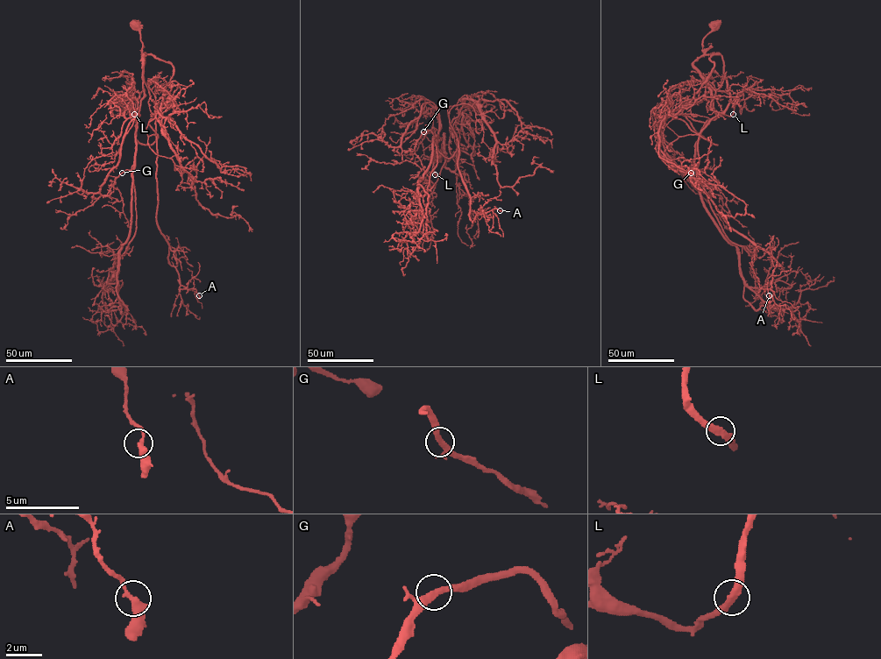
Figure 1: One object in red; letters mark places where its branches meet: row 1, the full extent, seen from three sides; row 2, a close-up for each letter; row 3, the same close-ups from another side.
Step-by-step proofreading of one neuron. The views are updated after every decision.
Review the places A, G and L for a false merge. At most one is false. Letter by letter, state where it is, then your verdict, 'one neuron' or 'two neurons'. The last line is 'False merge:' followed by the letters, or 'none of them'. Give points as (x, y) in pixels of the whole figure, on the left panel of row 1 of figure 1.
A: place (199, 295); one neuron
G: place (122, 173); one neuron
L: place (134, 114); one neuron
False merge: none of them

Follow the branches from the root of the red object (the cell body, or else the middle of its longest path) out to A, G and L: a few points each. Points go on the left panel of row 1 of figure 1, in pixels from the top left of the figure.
A: (135, 25), (142, 44), (143, 78), (156, 109), (156, 223), (180, 284), (199, 295)
G: (135, 25), (139, 30), (142, 44), (144, 96), (136, 117), (134, 164), (131, 170), (122, 173)
L: (135, 25), (139, 30), (142, 44), (145, 90), (136, 102), (134, 114)

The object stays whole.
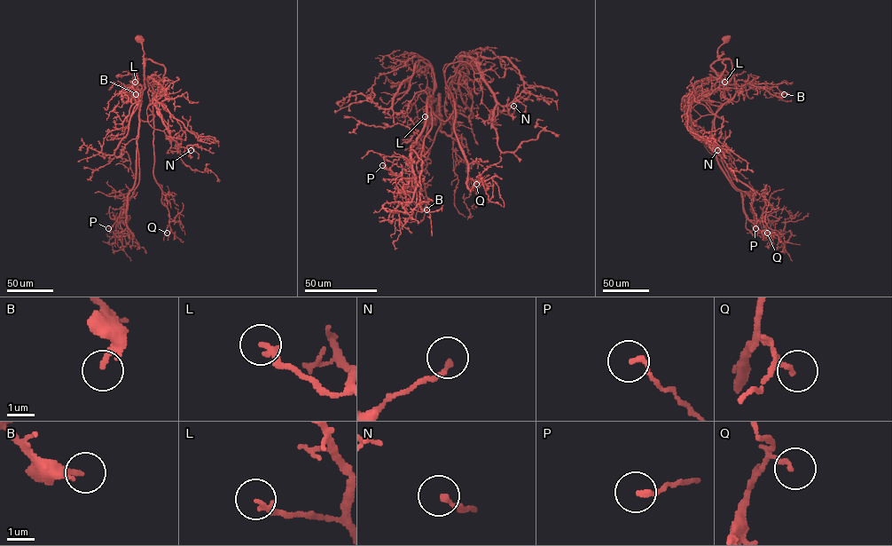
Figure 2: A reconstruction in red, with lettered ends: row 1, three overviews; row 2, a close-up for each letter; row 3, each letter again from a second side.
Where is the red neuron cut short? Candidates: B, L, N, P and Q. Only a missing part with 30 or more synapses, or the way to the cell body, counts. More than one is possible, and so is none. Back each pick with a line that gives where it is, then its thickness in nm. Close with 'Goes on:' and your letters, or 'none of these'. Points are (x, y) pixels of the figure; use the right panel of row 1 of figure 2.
L: at (724, 82); 190 nm thick
Goes on: L

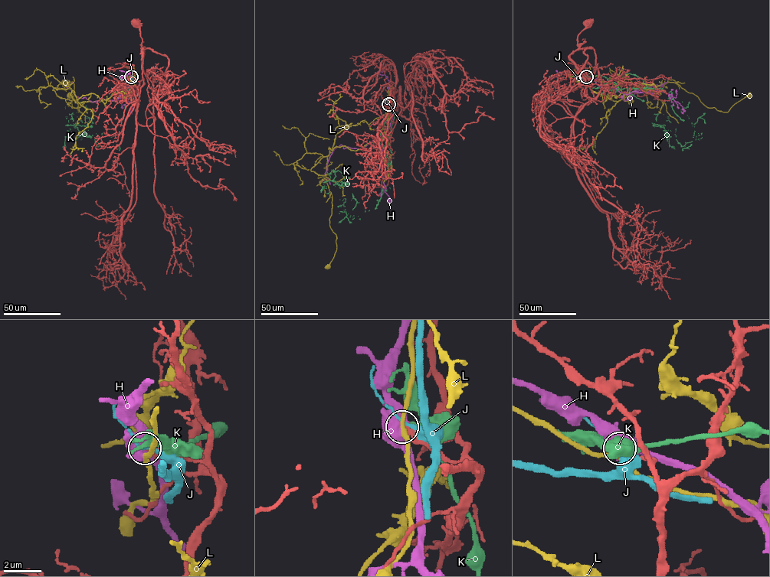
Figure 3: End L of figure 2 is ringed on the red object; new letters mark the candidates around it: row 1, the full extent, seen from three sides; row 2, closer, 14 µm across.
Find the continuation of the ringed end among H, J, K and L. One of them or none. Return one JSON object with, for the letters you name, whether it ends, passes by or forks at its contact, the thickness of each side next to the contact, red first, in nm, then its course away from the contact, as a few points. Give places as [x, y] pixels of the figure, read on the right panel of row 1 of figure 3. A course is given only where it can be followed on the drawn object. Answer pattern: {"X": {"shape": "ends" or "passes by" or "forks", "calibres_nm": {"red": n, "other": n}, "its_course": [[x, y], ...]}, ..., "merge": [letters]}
{"merge": []}

